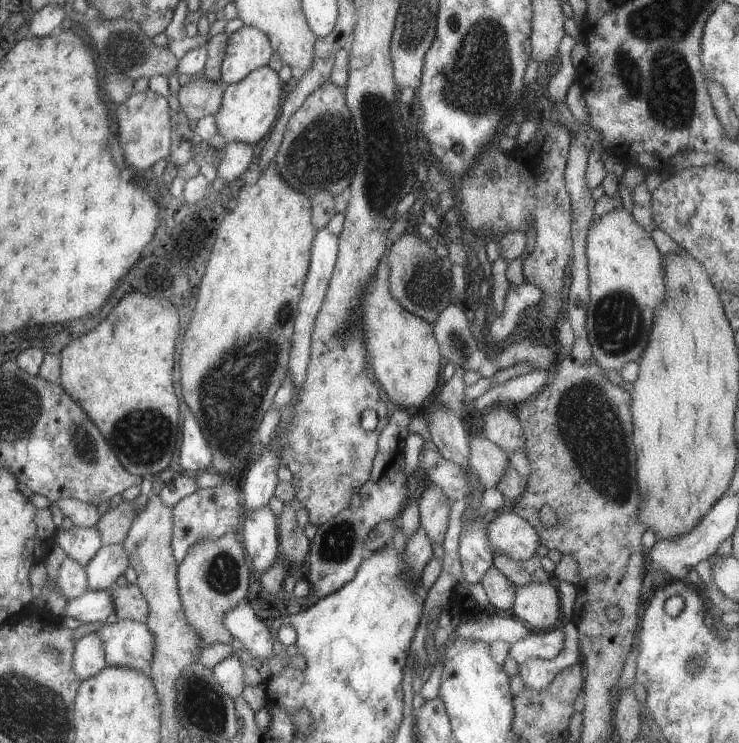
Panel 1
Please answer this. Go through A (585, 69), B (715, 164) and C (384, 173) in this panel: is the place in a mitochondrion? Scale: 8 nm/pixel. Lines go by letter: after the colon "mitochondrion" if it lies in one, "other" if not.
A: other
B: other
C: mitochondrion

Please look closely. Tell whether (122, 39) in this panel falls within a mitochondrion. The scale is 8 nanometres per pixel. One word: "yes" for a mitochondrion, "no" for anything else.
yes

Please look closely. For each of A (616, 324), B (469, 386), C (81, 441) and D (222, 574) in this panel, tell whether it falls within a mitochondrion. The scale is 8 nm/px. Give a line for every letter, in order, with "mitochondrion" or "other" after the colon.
A: mitochondrion
B: other
C: mitochondrion
D: mitochondrion

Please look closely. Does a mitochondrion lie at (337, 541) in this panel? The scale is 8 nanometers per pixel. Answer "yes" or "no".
yes

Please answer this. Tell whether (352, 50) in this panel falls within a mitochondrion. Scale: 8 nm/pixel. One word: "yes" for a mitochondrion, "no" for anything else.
no

